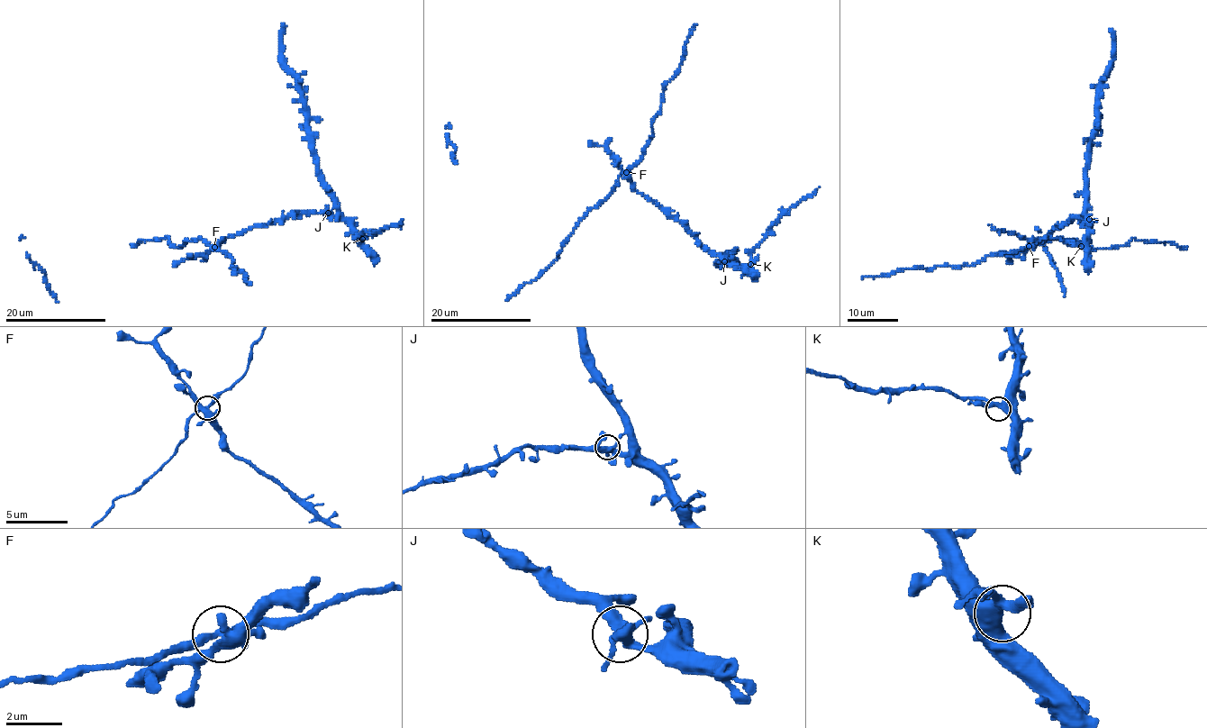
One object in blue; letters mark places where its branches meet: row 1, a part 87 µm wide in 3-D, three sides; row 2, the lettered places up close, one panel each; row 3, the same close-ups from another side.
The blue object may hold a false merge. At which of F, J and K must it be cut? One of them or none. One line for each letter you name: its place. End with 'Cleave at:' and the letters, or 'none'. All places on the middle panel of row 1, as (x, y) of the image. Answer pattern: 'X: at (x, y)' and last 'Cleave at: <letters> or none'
F: at (626, 172)
Cleave at: F

